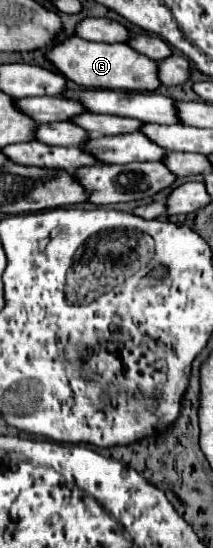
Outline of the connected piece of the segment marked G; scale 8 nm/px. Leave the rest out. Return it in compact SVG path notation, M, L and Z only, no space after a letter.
M80 37L66 39L48 51L48 59L58 71L86 89L120 89L120 91L156 91L162 83L158 79L158 63L142 53L132 51L126 43L92 43Z

